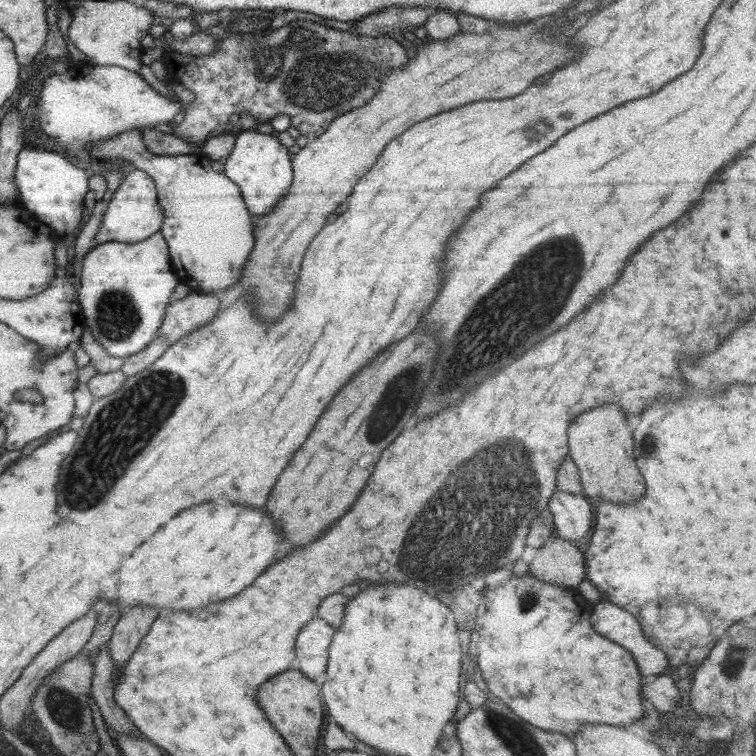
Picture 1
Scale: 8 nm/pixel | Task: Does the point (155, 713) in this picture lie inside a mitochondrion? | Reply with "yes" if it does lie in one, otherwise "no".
no

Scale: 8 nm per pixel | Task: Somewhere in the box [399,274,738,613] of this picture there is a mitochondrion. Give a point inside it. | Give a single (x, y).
(648, 448)

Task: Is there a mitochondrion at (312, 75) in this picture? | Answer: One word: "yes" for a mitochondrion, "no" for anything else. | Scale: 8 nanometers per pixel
yes

